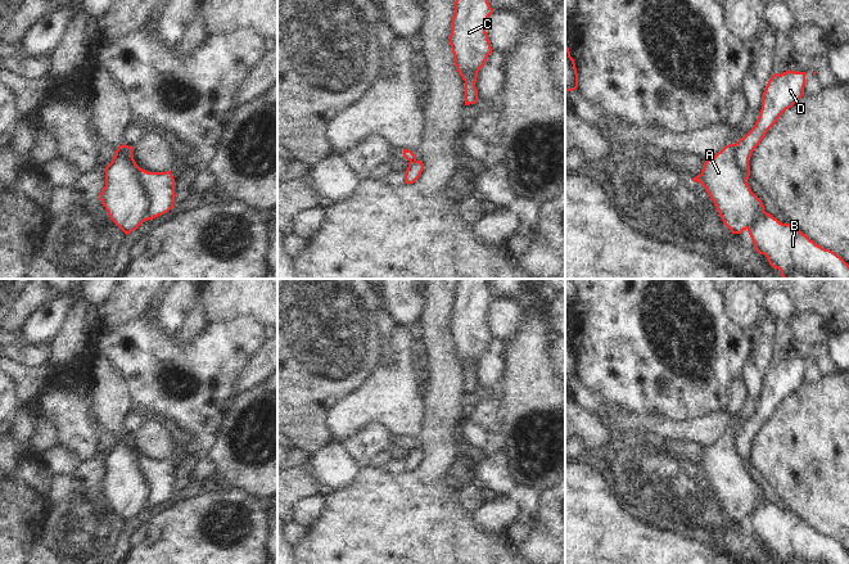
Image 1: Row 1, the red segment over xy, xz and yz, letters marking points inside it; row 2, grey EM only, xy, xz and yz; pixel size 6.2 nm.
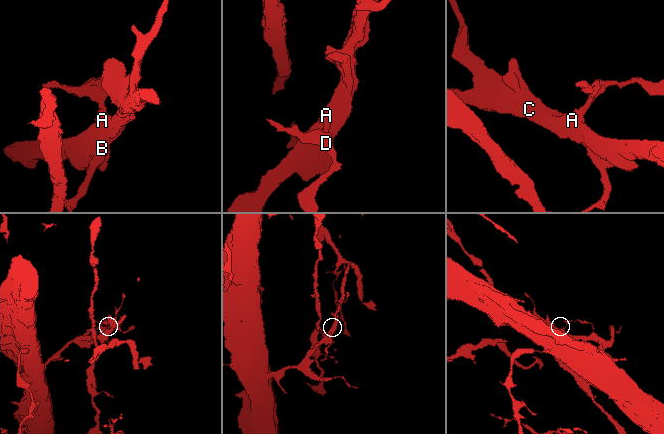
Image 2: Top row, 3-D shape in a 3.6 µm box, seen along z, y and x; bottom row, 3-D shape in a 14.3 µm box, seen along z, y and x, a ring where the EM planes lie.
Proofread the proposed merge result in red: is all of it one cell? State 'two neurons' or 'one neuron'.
two neurons

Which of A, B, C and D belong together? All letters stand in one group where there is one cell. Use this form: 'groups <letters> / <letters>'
groups A C / B D

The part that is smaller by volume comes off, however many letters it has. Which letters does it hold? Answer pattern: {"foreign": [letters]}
{"foreign": ["B", "D"]}

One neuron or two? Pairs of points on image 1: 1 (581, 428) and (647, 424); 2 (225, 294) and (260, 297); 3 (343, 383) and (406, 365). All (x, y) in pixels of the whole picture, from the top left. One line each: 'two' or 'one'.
1: two
2: one
3: two

